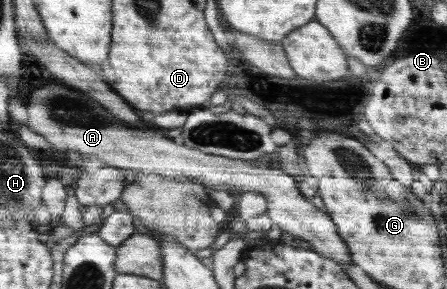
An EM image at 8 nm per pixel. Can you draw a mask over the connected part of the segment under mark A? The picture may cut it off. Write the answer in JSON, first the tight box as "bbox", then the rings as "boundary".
{"bbox":[26,84,352,271],"boundary":[[[64,84],[42,85],[30,91],[26,95],[26,115],[26,125],[34,133],[44,137],[54,153],[74,151],[83,160],[97,158],[107,165],[115,165],[127,171],[134,170],[146,176],[148,173],[156,173],[177,180],[196,180],[204,187],[220,191],[260,192],[267,197],[268,217],[282,232],[307,241],[311,250],[344,265],[344,271],[352,267],[351,250],[340,237],[338,226],[331,214],[318,209],[304,198],[294,176],[277,165],[255,167],[250,162],[206,154],[198,149],[190,149],[184,144],[178,145],[152,131],[126,127],[118,117],[110,115],[92,97],[78,93],[78,90]]]}

